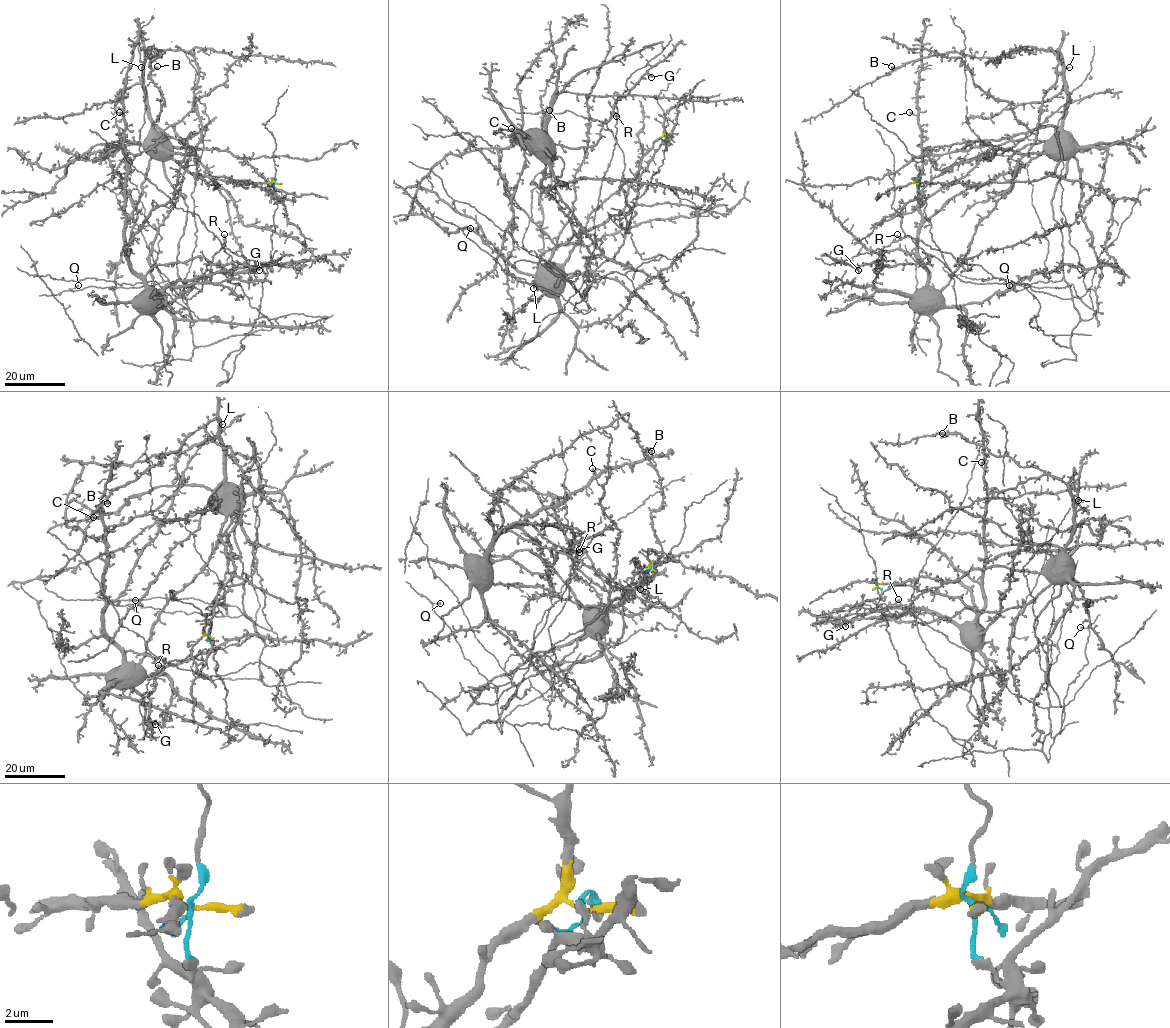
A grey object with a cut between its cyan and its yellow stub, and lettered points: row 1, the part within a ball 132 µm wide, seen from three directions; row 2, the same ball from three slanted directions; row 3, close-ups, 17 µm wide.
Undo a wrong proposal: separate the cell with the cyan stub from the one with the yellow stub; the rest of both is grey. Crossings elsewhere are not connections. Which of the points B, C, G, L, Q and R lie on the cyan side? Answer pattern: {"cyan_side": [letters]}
{"cyan_side": ["C", "G"]}

